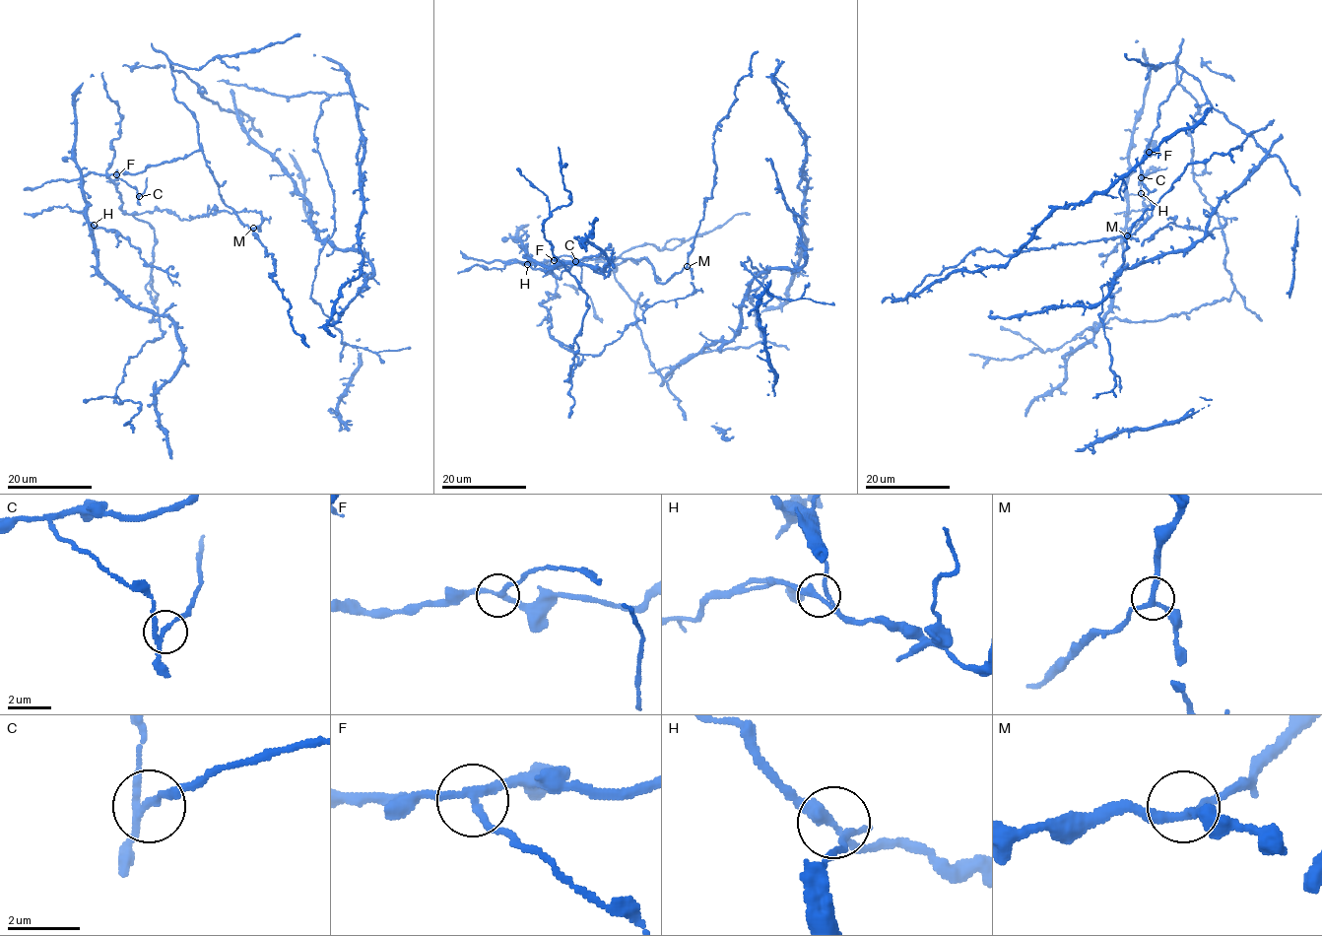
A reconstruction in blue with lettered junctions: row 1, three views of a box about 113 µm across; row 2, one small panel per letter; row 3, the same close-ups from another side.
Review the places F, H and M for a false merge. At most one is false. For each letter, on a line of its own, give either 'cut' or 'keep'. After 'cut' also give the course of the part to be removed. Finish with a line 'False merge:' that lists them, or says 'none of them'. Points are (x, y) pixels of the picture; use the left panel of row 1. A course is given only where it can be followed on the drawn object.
F: cut | (116, 174), (139, 195), (145, 189), (147, 177)
H: keep
M: keep
False merge: F

